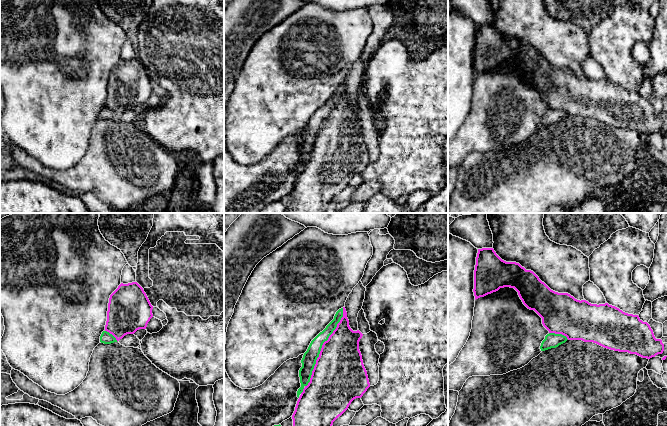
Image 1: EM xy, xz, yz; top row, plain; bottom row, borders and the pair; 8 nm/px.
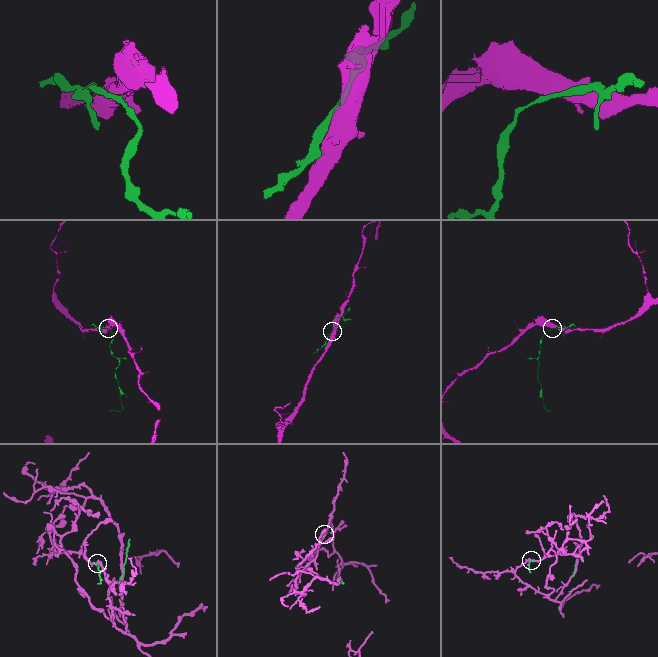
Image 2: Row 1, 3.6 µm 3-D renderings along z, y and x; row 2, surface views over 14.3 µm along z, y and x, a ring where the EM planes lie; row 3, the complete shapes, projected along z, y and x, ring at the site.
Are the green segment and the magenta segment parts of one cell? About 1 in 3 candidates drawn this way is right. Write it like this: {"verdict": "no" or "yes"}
{"verdict": "yes"}

